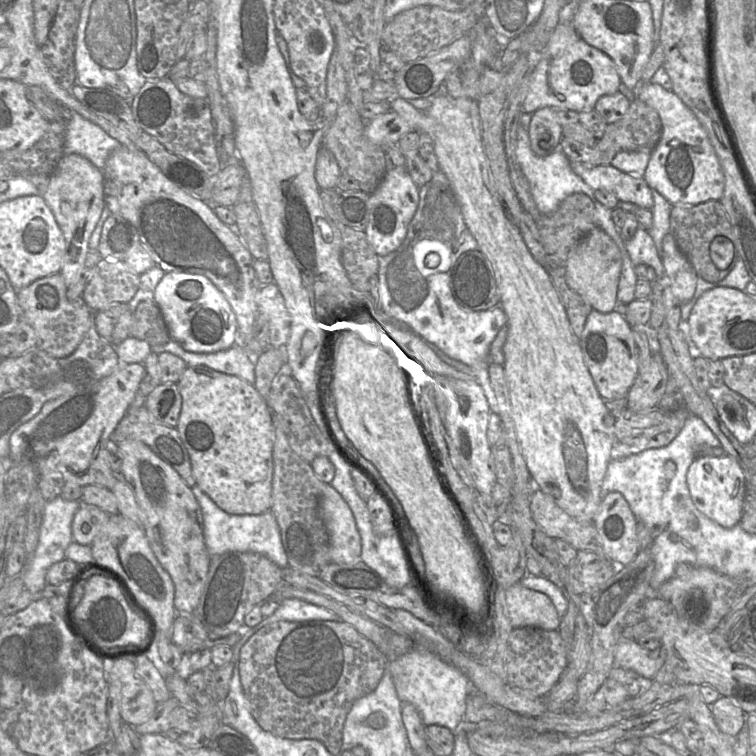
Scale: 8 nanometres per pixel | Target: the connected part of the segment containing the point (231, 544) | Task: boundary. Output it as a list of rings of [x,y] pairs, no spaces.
[[[198,485],[192,491],[201,507],[204,542],[211,557],[228,552],[253,552],[266,556],[281,568],[290,568],[276,517],[271,511],[259,515],[233,515],[222,510]]]

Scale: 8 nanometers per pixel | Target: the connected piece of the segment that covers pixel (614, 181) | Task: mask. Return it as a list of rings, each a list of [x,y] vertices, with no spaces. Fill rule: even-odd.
[[[570,161],[571,168],[593,190],[606,190],[620,202],[634,203],[638,207],[652,209],[652,189],[644,178],[635,178],[612,165],[587,167]]]

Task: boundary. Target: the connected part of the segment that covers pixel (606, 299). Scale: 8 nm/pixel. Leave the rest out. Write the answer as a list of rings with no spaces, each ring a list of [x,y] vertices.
[[[595,227],[570,251],[566,261],[566,281],[569,287],[581,295],[600,313],[615,310],[622,255],[616,243],[601,228]]]

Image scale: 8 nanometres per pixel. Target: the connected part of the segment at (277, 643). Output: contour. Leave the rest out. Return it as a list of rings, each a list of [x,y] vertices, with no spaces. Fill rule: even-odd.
[[[341,620],[277,621],[258,630],[242,647],[239,672],[251,713],[264,730],[287,739],[317,739],[336,755],[354,702],[377,687],[387,664],[387,657],[374,643]]]

